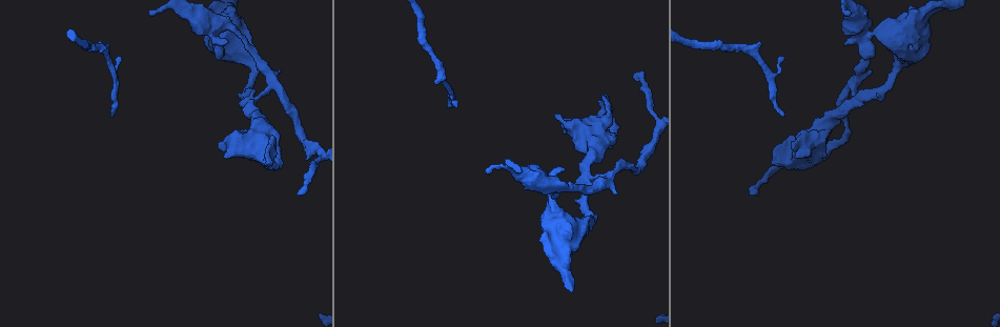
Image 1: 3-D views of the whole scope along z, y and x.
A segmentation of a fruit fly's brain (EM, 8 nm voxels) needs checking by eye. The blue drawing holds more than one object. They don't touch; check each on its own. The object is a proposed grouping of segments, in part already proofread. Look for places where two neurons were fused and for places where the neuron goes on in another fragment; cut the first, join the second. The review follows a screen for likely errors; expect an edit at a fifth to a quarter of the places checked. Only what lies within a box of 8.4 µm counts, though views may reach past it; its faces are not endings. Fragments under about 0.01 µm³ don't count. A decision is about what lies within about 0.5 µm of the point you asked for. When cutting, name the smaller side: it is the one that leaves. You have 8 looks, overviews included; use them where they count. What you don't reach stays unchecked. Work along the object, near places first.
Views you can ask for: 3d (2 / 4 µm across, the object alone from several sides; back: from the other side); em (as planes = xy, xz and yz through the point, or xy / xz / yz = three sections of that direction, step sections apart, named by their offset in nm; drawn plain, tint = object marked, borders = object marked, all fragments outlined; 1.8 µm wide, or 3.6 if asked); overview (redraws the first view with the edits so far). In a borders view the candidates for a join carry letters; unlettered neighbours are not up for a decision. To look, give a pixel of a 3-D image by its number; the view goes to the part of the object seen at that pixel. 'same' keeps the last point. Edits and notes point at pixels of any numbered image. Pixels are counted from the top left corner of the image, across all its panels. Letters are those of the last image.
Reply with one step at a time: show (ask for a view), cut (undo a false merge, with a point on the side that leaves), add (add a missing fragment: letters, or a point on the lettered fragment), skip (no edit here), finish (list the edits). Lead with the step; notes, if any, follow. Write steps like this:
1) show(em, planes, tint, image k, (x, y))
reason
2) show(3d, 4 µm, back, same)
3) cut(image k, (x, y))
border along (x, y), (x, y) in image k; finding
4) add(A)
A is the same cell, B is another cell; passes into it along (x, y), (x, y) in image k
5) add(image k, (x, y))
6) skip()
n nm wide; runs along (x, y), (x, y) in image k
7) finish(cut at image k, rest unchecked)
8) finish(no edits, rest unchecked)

show(em, 3.6 µm, yz, step 4, tint, image 1, (588, 179))
side arm on a straight run

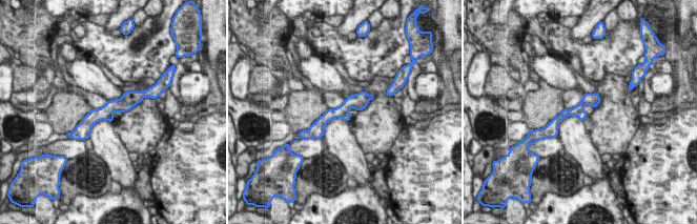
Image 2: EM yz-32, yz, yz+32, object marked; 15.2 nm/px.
show(em, 3.6 µm, planes, borders, same)

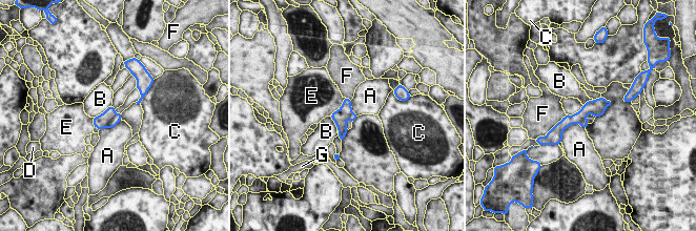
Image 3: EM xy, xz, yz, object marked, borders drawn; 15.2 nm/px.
cut(image 3, (117, 118))
190 nm wide; A, B, C, D, E, F and G are other cells; border along (116, 113), (106, 126) in image 3; two neurons meet here

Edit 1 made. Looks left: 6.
show(overview)

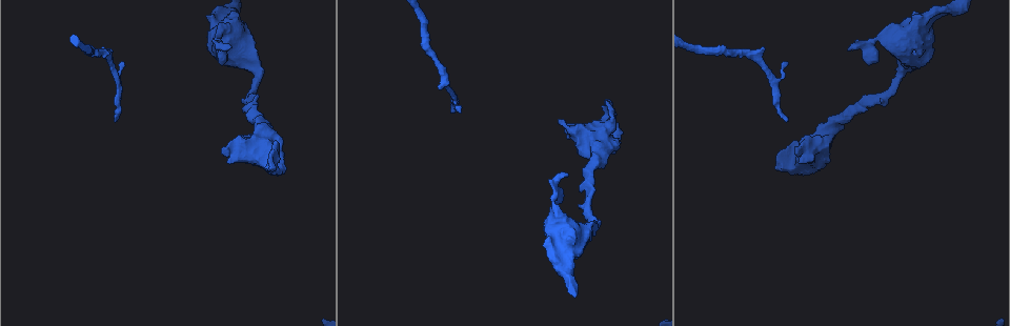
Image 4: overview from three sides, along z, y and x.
show(em, planes, borders, image 4, (452, 111))
tapers out

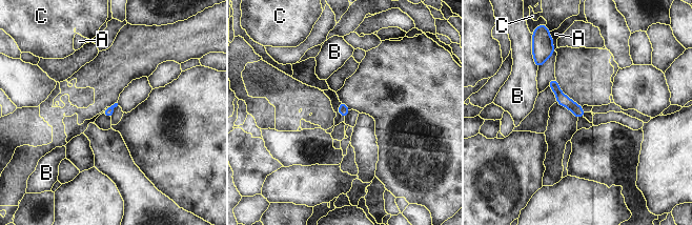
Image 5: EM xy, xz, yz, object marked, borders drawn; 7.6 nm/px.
skip()
A, B and C are other cells; runs along (552, 82), (557, 91), (581, 114) in image 5; no lettered fragment goes on from it

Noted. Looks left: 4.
show(em, xz, step 16, tint, image 4, (559, 121))
stops while still wide

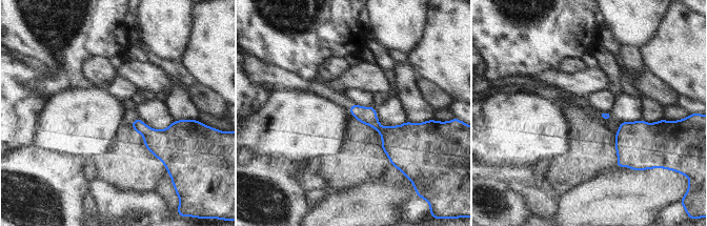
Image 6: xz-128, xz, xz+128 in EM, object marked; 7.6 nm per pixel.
show(em, planes, borders, same)

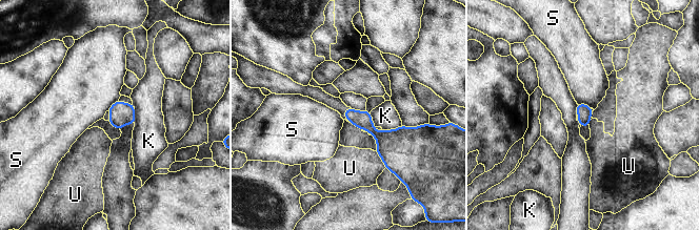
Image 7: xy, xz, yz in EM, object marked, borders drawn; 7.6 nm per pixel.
skip()
K, S and U are other cells; border along (577, 103), (583, 103), (590, 108) in image 7; none of them fits

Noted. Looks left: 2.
finish(cut at image 3, rest unchecked)

